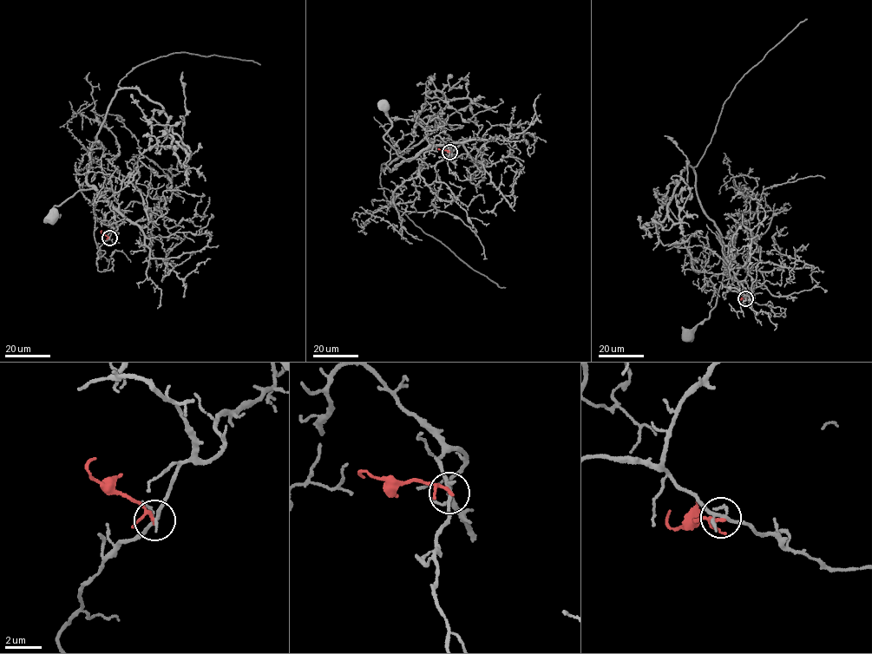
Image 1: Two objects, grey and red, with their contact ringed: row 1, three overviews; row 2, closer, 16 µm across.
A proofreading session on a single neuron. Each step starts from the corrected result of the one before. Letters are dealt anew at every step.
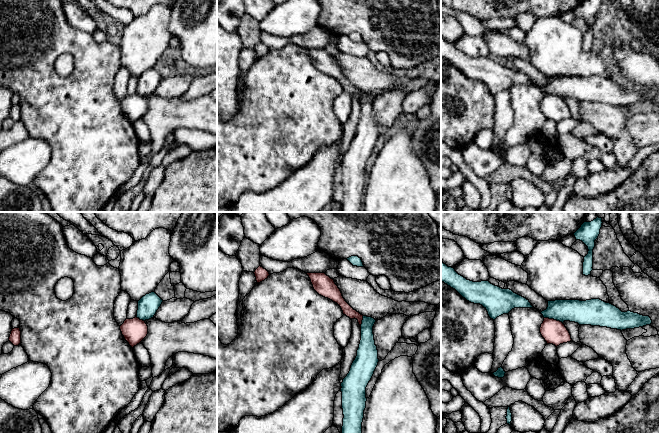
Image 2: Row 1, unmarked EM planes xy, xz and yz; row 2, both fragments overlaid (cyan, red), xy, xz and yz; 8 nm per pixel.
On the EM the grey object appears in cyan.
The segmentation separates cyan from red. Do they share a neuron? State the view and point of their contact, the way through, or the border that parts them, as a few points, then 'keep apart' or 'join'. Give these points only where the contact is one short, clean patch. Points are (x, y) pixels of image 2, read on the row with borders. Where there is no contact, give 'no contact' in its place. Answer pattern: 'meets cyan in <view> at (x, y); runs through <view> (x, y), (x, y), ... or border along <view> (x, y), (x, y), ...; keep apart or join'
meets cyan in yz at (553, 318); border along yz (544, 317), (556, 319), (562, 323); keep apart

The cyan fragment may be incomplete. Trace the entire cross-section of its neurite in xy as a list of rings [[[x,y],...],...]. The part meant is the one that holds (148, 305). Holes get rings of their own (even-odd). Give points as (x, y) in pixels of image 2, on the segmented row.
[[[155,293],[146,294],[138,301],[137,318],[149,320],[154,317],[163,300]]]

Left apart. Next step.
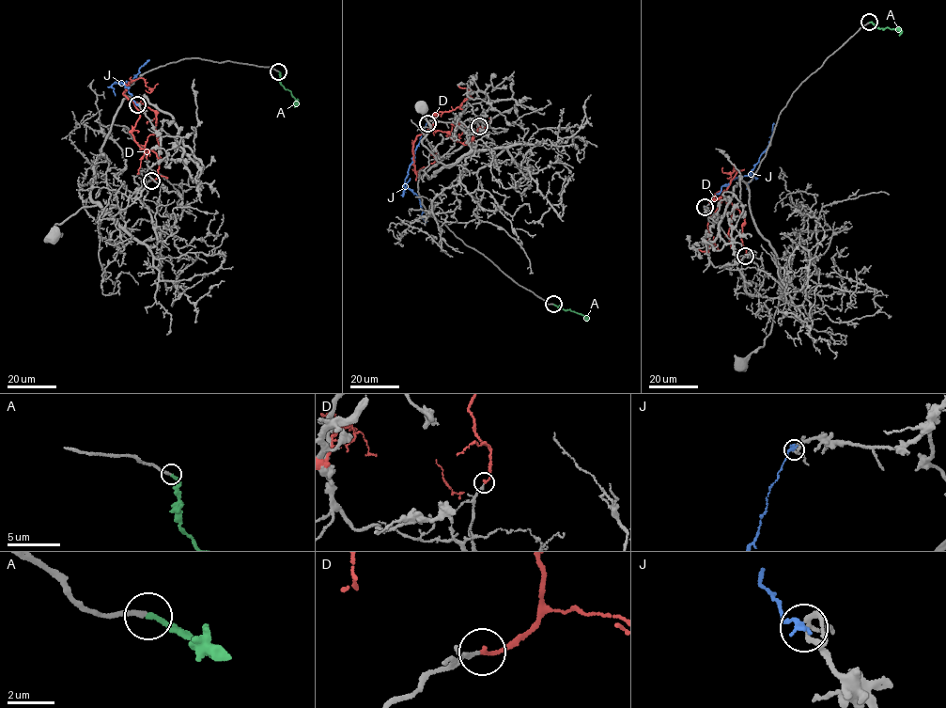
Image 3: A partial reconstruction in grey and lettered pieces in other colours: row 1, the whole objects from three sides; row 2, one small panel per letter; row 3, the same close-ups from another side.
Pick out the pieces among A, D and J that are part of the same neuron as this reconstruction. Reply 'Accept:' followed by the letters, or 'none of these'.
Accept: A

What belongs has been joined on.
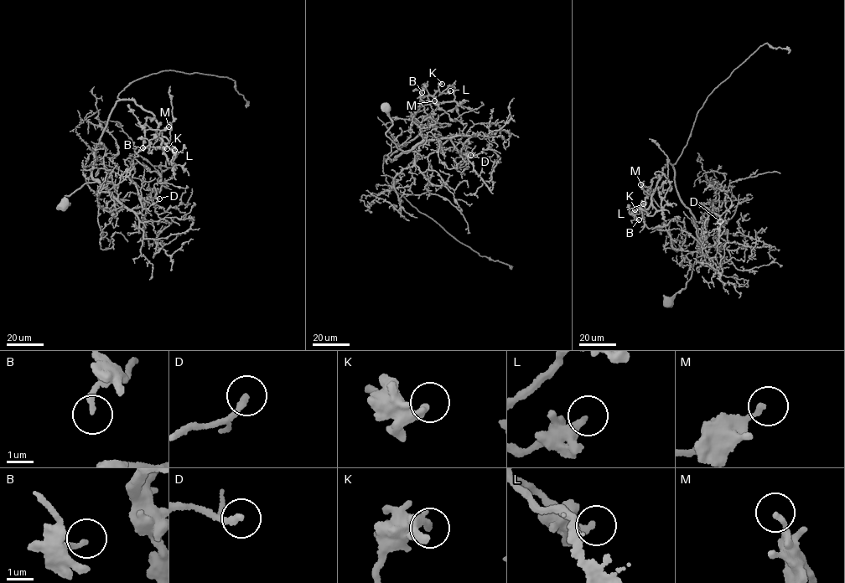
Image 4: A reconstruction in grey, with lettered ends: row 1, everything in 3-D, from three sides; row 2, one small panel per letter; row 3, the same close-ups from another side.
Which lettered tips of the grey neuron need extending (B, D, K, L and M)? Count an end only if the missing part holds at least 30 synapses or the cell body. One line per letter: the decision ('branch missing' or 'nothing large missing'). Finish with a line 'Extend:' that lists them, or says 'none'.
B: nothing large missing
D: branch missing
K: nothing large missing
L: nothing large missing
M: nothing large missing
Extend: D

